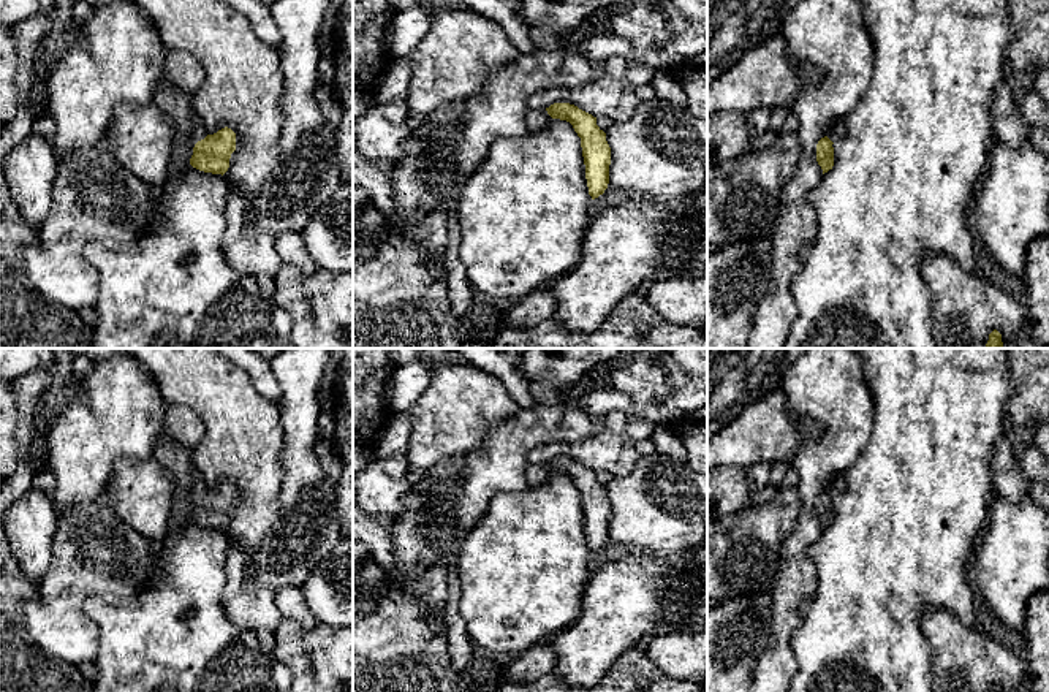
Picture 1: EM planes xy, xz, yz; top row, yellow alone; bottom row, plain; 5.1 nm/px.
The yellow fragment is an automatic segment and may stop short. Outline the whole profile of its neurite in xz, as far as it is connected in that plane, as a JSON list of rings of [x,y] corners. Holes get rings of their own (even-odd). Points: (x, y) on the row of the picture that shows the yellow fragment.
[[[554,103],[546,109],[528,109],[525,116],[528,133],[543,130],[554,119],[570,122],[581,138],[589,195],[592,200],[598,198],[609,184],[611,147],[606,133],[596,125],[596,117],[570,103]]]

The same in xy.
[[[165,86],[157,90],[153,103],[176,127],[176,139],[171,163],[177,168],[193,168],[225,174],[229,168],[231,154],[236,150],[236,133],[225,127],[209,135],[191,109],[191,95]]]

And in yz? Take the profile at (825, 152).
[[[837,119],[816,144],[816,162],[823,169],[823,174],[834,166],[834,147],[832,144],[845,136],[845,125],[842,119]]]

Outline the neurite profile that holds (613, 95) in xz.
[[[612,55],[606,60],[601,79],[574,87],[543,89],[527,100],[527,106],[546,109],[554,103],[570,103],[596,119],[609,117],[614,124],[623,124],[641,103],[627,73],[628,62],[620,55]]]

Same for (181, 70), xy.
[[[169,49],[157,90],[172,86],[180,92],[193,95],[203,86],[204,78],[204,68],[190,54]]]

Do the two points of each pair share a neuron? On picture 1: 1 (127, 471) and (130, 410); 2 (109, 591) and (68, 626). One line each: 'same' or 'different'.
1: different
2: same

